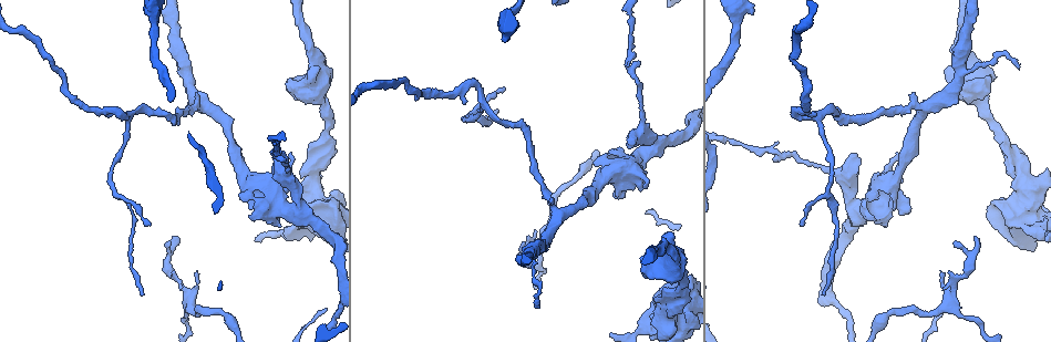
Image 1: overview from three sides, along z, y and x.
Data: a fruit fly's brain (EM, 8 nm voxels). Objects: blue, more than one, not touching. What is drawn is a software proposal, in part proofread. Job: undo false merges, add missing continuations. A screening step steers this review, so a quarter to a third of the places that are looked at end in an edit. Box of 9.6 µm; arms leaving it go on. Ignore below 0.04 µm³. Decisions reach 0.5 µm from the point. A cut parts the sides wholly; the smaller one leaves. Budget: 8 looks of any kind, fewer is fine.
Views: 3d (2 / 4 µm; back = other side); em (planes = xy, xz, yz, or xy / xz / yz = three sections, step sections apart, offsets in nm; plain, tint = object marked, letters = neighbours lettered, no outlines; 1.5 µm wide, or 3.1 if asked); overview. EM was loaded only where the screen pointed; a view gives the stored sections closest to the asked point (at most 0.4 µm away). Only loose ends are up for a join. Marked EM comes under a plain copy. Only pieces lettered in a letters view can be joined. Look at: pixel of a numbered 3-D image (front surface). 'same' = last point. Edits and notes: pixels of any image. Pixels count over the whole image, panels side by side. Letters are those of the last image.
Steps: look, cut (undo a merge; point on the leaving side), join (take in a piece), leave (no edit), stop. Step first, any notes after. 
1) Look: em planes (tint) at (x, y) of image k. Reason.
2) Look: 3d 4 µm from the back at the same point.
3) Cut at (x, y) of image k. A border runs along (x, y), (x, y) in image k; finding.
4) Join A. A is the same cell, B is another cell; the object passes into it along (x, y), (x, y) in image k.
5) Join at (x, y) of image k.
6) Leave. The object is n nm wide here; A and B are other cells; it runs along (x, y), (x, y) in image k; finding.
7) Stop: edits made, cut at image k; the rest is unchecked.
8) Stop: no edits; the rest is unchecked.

Look: 3d 2 µm at (154, 15) of image 1.

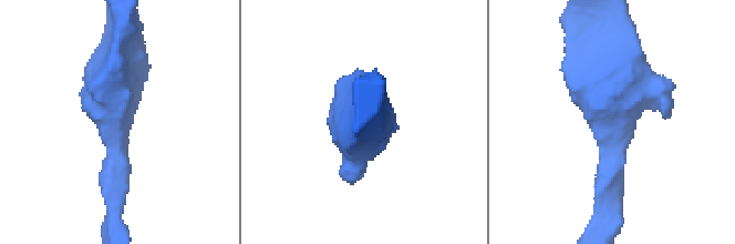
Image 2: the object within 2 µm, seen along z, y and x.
Look: em planes (letters) at (115, 123) of image 2.

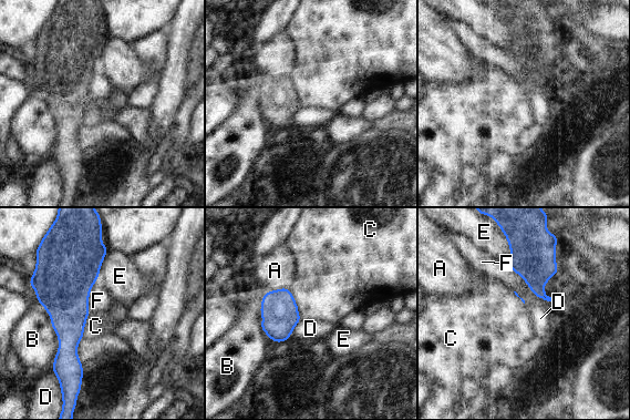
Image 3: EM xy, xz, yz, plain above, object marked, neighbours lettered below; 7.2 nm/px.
Leave. A, B, C, D, E and F are other cells; a border runs along (288, 288), (301, 319) in image 3; continuous, no second cell.

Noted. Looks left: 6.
Look: 3d 4 µm at (197, 271) of image 1. Thin end.

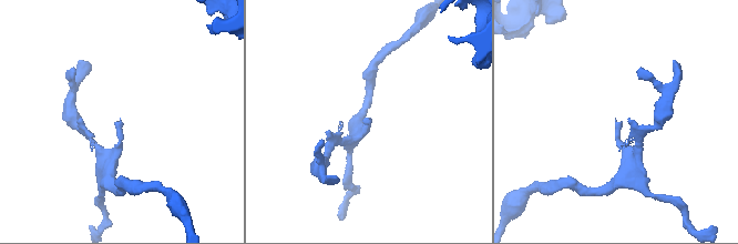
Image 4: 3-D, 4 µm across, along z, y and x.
Look: em planes (letters) at (368, 119) of image 4. Shape alone is not enough.

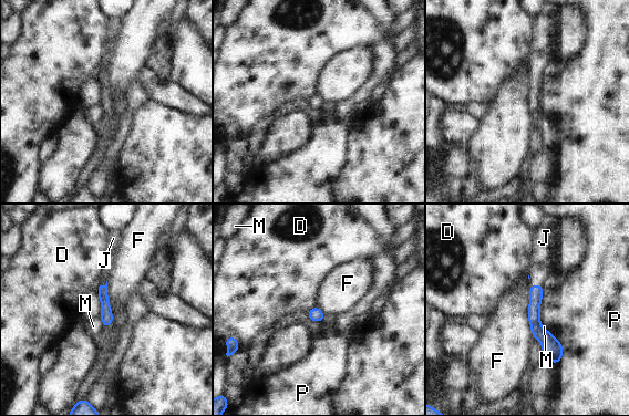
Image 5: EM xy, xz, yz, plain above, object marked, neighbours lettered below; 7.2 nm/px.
Join J. J is the same cell, D, F, M and P are other cells; it goes on there.

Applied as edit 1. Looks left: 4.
Look: 3d 2 µm at (308, 144) of image 1. Stops while still wide.

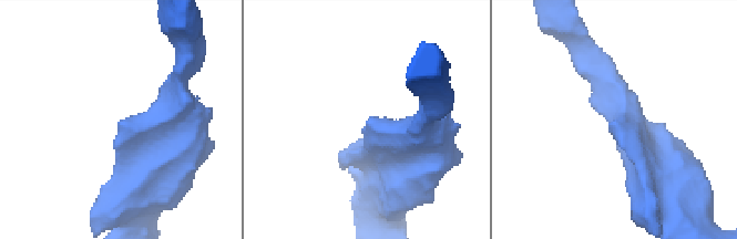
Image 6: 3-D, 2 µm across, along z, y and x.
Look: em planes (letters) at (613, 120) of image 6. Now the EM.

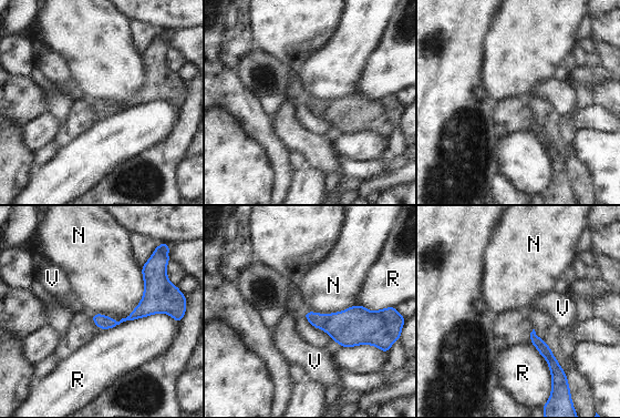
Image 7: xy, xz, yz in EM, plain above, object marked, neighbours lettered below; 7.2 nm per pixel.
Leave. N, R and V are other cells; it runs along (148, 269), (150, 299), (131, 317), (102, 326) in image 7; none of them fits.

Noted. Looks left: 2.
Stop: edits made, join at image 5; the rest is unchecked.

